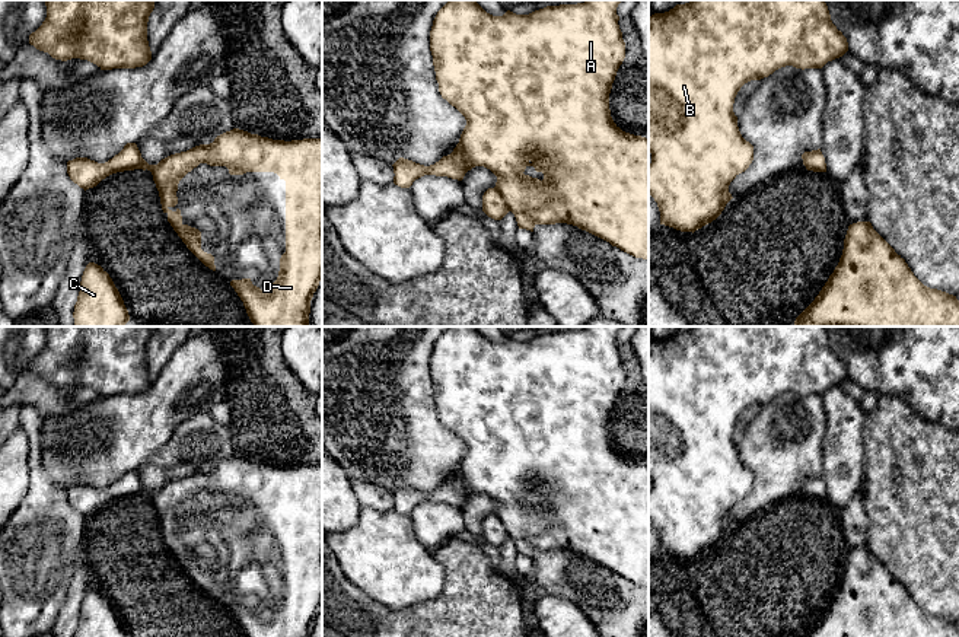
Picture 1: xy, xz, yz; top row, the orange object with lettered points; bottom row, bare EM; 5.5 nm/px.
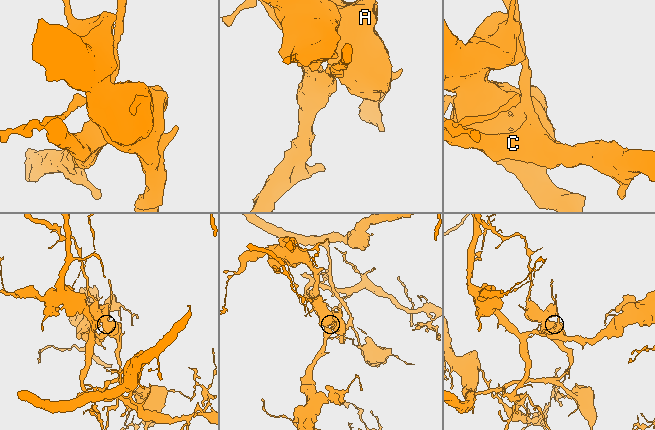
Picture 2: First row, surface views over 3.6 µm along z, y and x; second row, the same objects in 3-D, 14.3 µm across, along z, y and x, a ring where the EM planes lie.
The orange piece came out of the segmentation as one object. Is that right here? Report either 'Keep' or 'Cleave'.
Cleave

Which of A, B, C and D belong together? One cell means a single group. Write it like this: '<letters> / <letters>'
A B D / C

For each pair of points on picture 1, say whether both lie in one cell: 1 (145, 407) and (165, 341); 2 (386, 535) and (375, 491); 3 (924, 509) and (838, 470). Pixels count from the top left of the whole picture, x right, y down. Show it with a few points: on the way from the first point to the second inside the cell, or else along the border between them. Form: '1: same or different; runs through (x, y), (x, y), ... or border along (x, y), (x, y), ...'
1: different; border along (172, 354), (152, 384)
2: different; border along (362, 506), (384, 512), (392, 510)
3: different; border along (863, 446), (864, 484), (860, 493)

